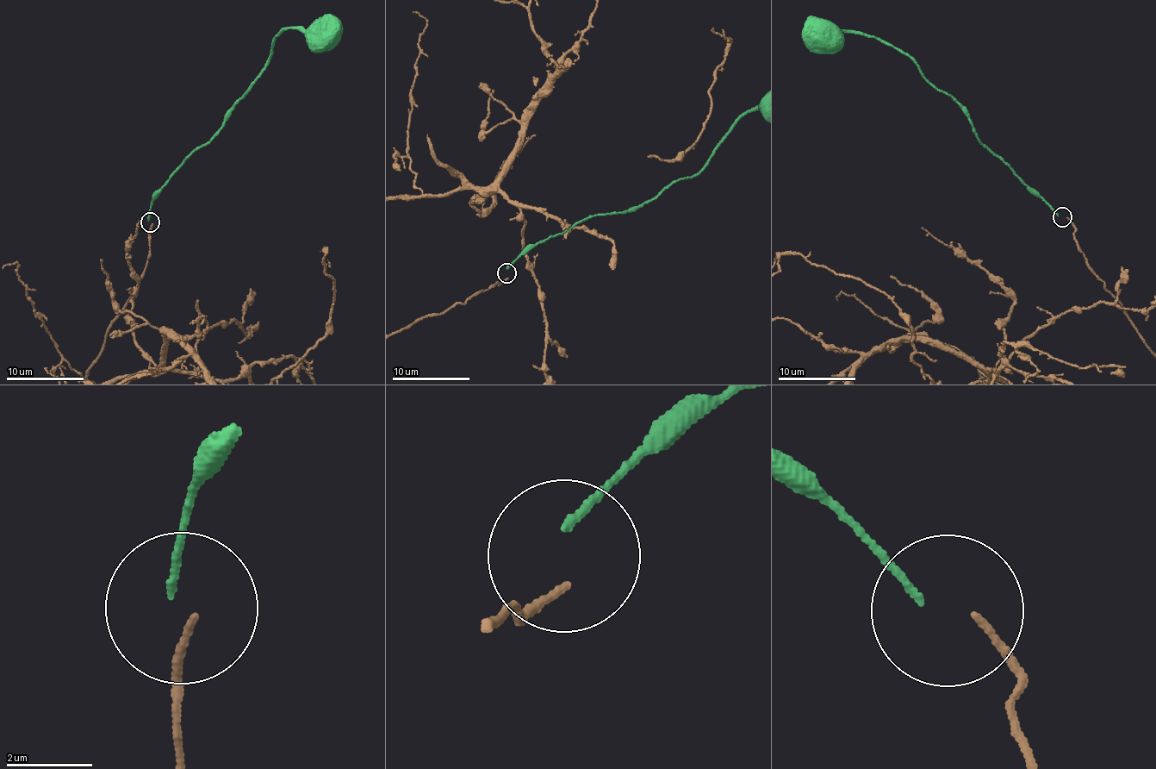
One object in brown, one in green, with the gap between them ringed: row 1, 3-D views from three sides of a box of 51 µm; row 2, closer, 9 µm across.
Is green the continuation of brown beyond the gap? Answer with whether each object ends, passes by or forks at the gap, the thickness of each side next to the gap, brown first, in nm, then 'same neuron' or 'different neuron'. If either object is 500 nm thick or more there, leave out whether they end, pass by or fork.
brown ends there; green ends there; 160 nm thick on the brown side, 130 nm on the other; different neuron

